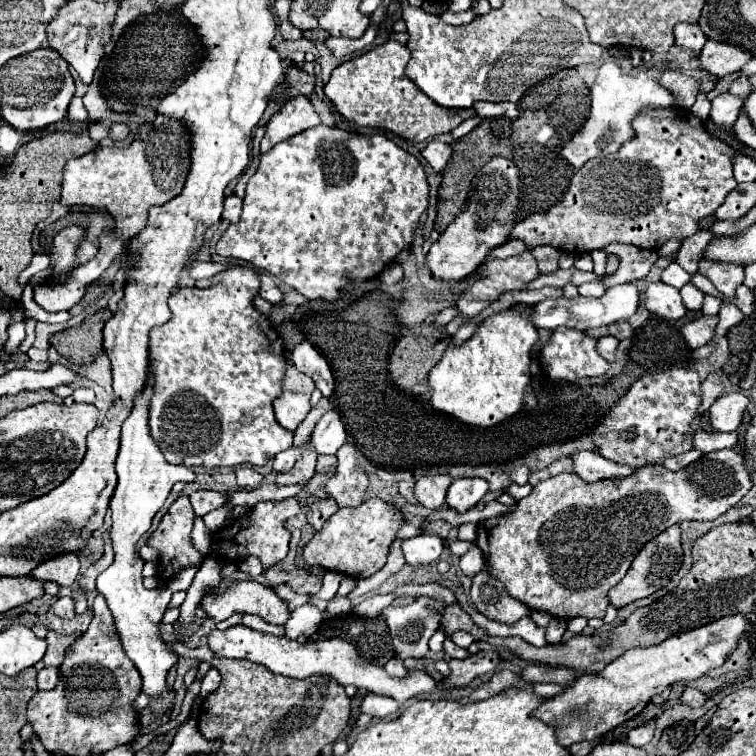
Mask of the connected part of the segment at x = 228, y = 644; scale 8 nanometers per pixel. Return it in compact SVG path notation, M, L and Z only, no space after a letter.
M244 625L230 627L226 631L214 629L208 635L208 647L218 659L250 659L254 663L266 665L270 671L294 677L294 679L306 679L310 675L328 675L330 679L338 681L338 685L354 685L360 691L370 691L376 695L386 695L398 701L400 705L406 703L406 699L416 697L420 693L432 693L440 683L436 683L434 677L430 677L424 671L408 671L406 677L390 677L384 667L362 663L358 659L358 653L352 645L344 645L342 639L322 639L322 641L306 641L298 643L286 637L270 637L266 633L258 633L254 629L248 629Z

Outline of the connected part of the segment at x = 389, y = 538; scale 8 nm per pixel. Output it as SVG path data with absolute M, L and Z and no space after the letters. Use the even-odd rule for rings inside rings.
M368 499L360 507L342 507L304 547L302 559L306 561L306 565L318 565L330 571L346 573L354 579L370 577L386 565L390 545L404 523L404 515L394 505L382 499Z

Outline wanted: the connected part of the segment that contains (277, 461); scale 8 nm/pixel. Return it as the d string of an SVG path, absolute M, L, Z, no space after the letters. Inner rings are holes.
M290 447L274 457L274 471L290 471L296 461L302 457L302 447Z

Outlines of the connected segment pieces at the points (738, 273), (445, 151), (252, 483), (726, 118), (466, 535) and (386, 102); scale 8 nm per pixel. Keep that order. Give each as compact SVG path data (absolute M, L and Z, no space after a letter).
M702 261L698 271L708 277L722 295L734 295L736 287L744 281L744 269L738 265L710 265L708 261Z
M436 139L430 141L430 143L422 149L422 157L428 161L428 165L430 165L434 171L442 171L442 169L446 167L450 155L452 155L450 145L446 145L446 143L442 143L442 141L436 141Z
M236 467L234 473L236 473L238 485L240 485L240 487L248 487L248 489L258 487L258 485L262 483L262 479L264 479L264 477L262 477L260 473L256 473L252 467Z
M722 93L712 101L710 119L714 119L716 125L724 127L728 133L734 135L734 121L738 117L740 107L742 107L742 101L738 97L728 97L728 93Z
M464 523L460 525L458 540L474 542L477 537L477 527L479 523Z
M386 41L370 49L368 53L354 57L332 71L330 81L324 85L326 97L334 107L352 123L360 127L386 129L398 137L410 141L426 141L440 133L450 133L476 111L470 109L448 109L436 105L428 95L424 95L404 73L410 59L410 49L396 41Z

